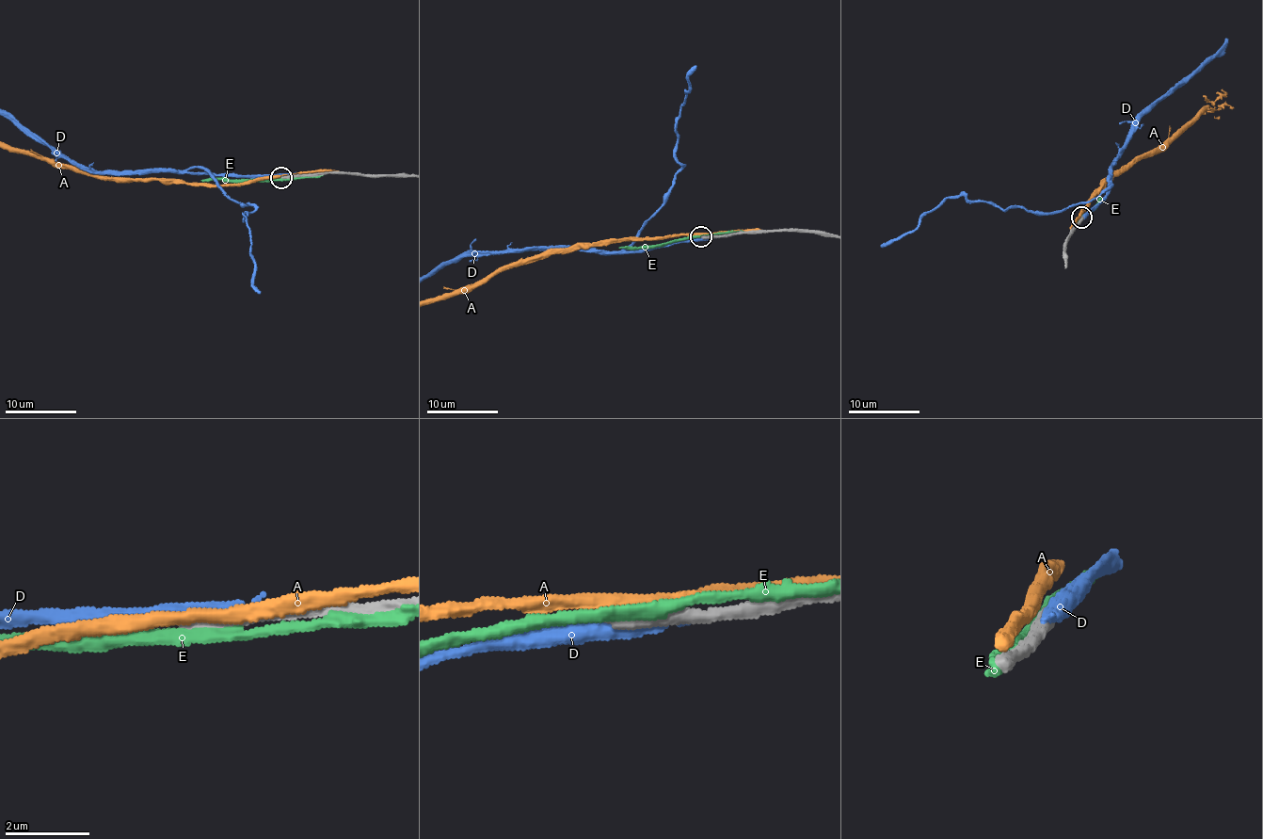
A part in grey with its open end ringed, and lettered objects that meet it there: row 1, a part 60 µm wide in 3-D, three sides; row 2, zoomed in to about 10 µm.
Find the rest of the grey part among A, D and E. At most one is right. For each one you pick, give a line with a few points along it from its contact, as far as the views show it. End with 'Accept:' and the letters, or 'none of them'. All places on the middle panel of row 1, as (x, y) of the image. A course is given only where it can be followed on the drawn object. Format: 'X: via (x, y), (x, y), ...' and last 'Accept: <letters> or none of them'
Accept: none of them

